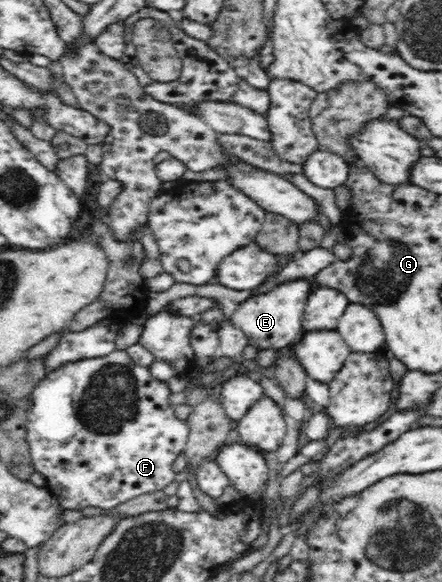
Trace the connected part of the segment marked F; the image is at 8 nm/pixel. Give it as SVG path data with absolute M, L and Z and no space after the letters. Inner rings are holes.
M116 350L103 358L81 359L46 373L45 377L37 383L29 398L33 399L33 407L31 407L31 415L27 417L29 421L26 425L26 440L30 446L34 469L45 476L47 481L45 488L60 501L61 508L81 510L84 507L100 507L101 509L113 509L120 503L130 501L131 498L143 495L143 493L163 490L175 480L173 461L185 449L189 426L187 421L181 421L175 417L175 409L169 401L171 395L172 392L166 383L154 379L148 368L135 364L127 351Z

